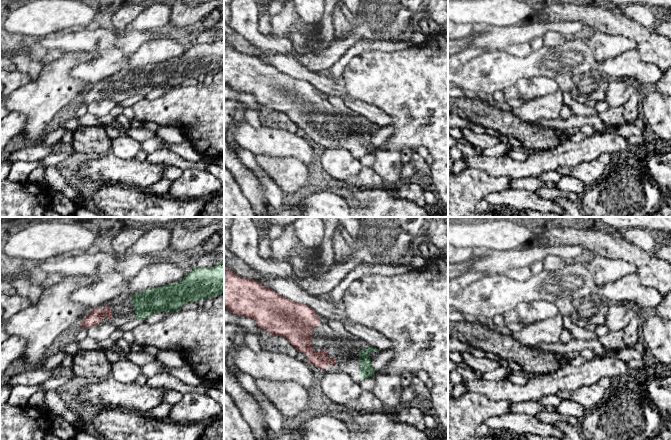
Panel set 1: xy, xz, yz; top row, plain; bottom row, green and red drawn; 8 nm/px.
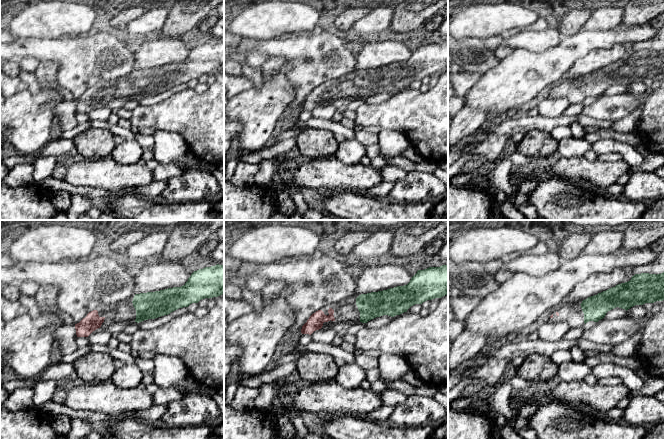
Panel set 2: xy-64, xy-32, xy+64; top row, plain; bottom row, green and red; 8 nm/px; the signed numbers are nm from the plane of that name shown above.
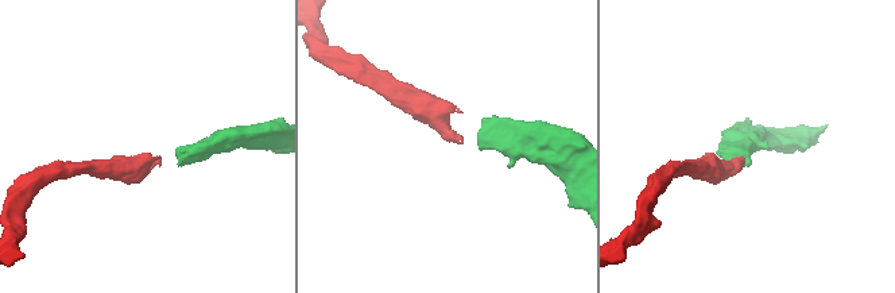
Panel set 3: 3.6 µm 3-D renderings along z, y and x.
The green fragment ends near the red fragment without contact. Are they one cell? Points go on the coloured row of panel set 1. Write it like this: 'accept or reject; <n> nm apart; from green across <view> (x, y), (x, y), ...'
accept; 180 nm apart; from green across xy (132, 303), (111, 310)

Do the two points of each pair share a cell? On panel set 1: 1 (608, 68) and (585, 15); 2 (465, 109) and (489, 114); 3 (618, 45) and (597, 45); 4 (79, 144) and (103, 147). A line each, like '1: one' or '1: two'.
1: two
2: one
3: one
4: one

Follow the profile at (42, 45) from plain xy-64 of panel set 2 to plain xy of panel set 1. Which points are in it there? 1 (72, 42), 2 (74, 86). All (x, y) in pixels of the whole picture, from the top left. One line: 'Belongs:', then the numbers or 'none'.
Belongs: 1

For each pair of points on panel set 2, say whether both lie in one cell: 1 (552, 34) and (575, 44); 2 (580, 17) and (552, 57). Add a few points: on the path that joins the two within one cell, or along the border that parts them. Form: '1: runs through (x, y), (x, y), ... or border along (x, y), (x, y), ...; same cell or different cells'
1: border along (561, 38), (551, 47); different cells
2: border along (582, 28), (573, 34), (563, 36); different cells

